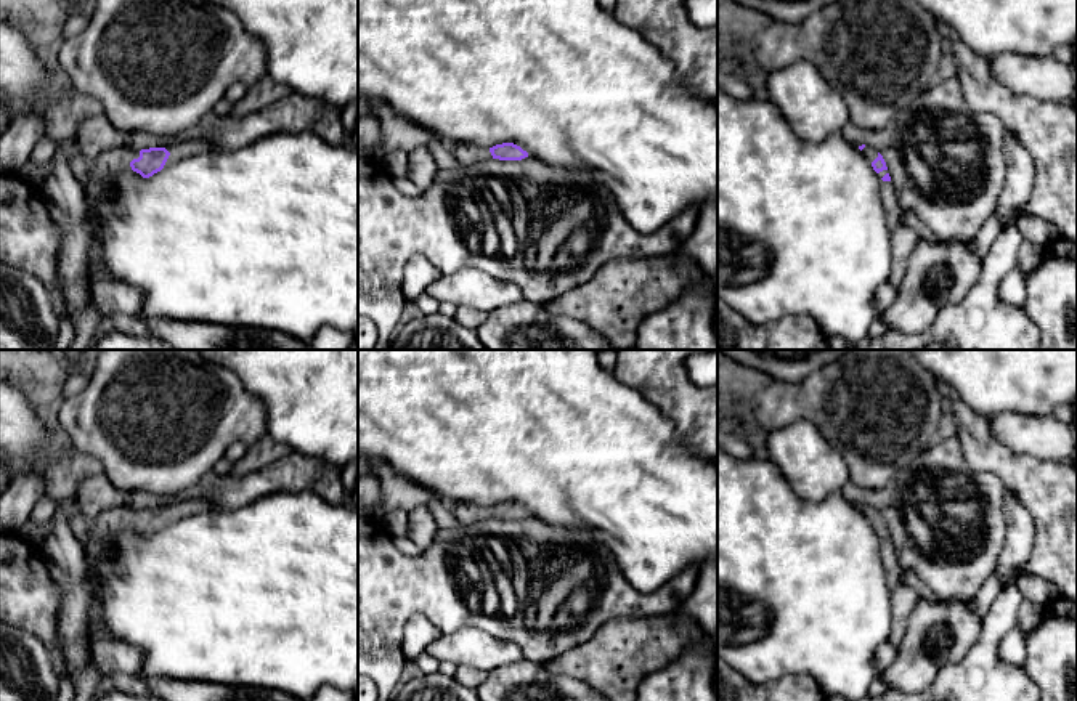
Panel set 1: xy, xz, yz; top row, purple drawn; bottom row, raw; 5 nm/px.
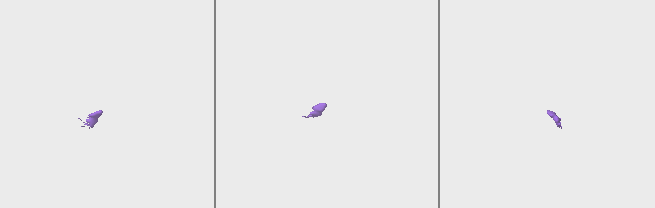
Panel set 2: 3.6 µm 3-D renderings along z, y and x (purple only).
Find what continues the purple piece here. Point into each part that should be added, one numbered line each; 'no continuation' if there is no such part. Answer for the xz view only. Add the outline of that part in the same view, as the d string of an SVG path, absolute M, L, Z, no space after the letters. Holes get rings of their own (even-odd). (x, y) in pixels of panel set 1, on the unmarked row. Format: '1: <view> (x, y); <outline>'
1: xz (466, 514); M454 502L449 504L449 510L461 525L472 525L477 521L493 518L490 507L483 507L477 504Z

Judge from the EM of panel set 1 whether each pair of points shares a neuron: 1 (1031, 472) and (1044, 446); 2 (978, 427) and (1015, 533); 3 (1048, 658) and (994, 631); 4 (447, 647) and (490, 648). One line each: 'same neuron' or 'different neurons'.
1: different neurons
2: different neurons
3: different neurons
4: same neuron

